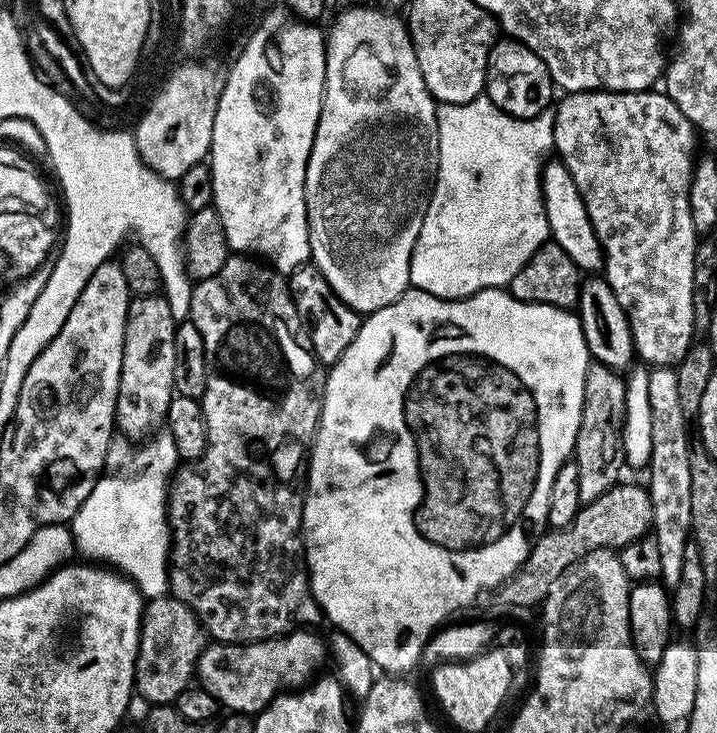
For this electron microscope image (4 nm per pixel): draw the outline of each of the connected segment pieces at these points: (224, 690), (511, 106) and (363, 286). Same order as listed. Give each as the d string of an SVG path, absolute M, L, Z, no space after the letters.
M278 636L257 644L224 644L220 640L205 639L191 666L195 687L206 690L206 694L214 694L224 706L262 706L273 691L295 677L292 675L307 662L306 641L299 636Z
M508 34L498 42L498 46L494 46L494 54L490 54L486 92L521 122L536 120L539 116L547 117L554 101L552 71L538 50Z
M384 28L384 29L382 29L382 30L381 30L381 32L372 32L372 33L370 33L370 34L369 34L369 36L364 36L364 37L362 37L362 38L361 38L361 40L360 40L360 44L352 44L352 45L350 45L350 46L349 46L349 48L344 48L344 44L343 44L343 42L342 42L342 41L340 41L340 40L336 40L336 41L334 41L334 42L333 42L333 44L332 44L332 52L331 52L331 48L330 48L330 55L329 55L329 56L328 56L328 57L327 57L327 60L326 60L326 75L325 75L325 77L324 77L324 97L323 97L323 98L322 98L322 122L321 122L321 123L320 123L320 129L319 129L319 130L318 130L318 138L317 138L317 139L316 139L316 145L315 145L315 146L314 146L314 158L313 158L313 159L312 159L312 165L311 165L311 166L310 166L310 178L309 178L309 179L308 179L308 217L309 217L309 218L310 218L310 242L311 242L311 243L312 243L312 263L313 263L313 265L314 265L314 270L315 270L315 272L316 272L316 273L317 273L317 274L318 274L318 275L319 275L319 276L320 276L320 277L321 277L321 278L323 278L323 280L324 280L324 285L325 285L325 286L326 286L326 287L327 287L327 288L328 288L328 289L329 289L329 290L330 290L330 292L331 292L331 294L332 294L332 297L333 297L333 298L335 298L335 300L336 300L336 301L337 301L337 302L338 302L338 306L342 306L342 307L343 307L343 308L344 308L344 309L345 309L345 310L346 310L346 311L348 311L348 312L349 312L349 313L350 313L350 314L351 314L351 316L355 316L355 317L357 317L357 318L371 318L371 317L373 317L373 316L376 316L376 315L377 315L377 314L379 314L379 312L381 312L381 311L382 311L382 310L386 310L386 306L390 306L390 302L394 302L394 301L395 301L395 300L396 300L396 299L397 299L397 298L399 298L399 296L401 296L401 295L402 295L402 294L403 294L403 293L404 293L404 292L406 292L406 291L409 291L409 289L411 289L411 288L412 288L412 287L413 287L413 282L412 282L412 263L413 263L413 262L414 262L414 254L415 254L415 253L416 253L416 243L417 243L417 242L418 242L418 238L419 238L419 237L420 237L420 231L421 231L421 230L422 230L422 226L423 226L423 225L424 225L424 216L425 216L425 215L426 215L426 214L427 214L427 213L428 213L428 203L429 203L429 202L430 202L430 201L431 201L431 200L432 200L432 185L433 185L433 183L434 183L434 177L435 177L435 174L436 174L436 109L435 109L435 107L434 107L434 97L433 97L433 95L432 95L432 92L431 92L431 90L429 90L429 88L428 88L428 87L427 87L427 86L426 86L426 78L422 78L422 70L421 70L421 69L420 69L420 67L419 67L419 66L418 66L418 58L417 58L417 57L416 57L416 51L414 51L414 50L413 50L413 49L412 49L412 42L411 42L411 39L410 39L410 36L409 36L409 33L408 33L408 32L407 32L407 31L404 31L404 32L395 32L395 30L394 30L394 29L392 29L392 28Z

